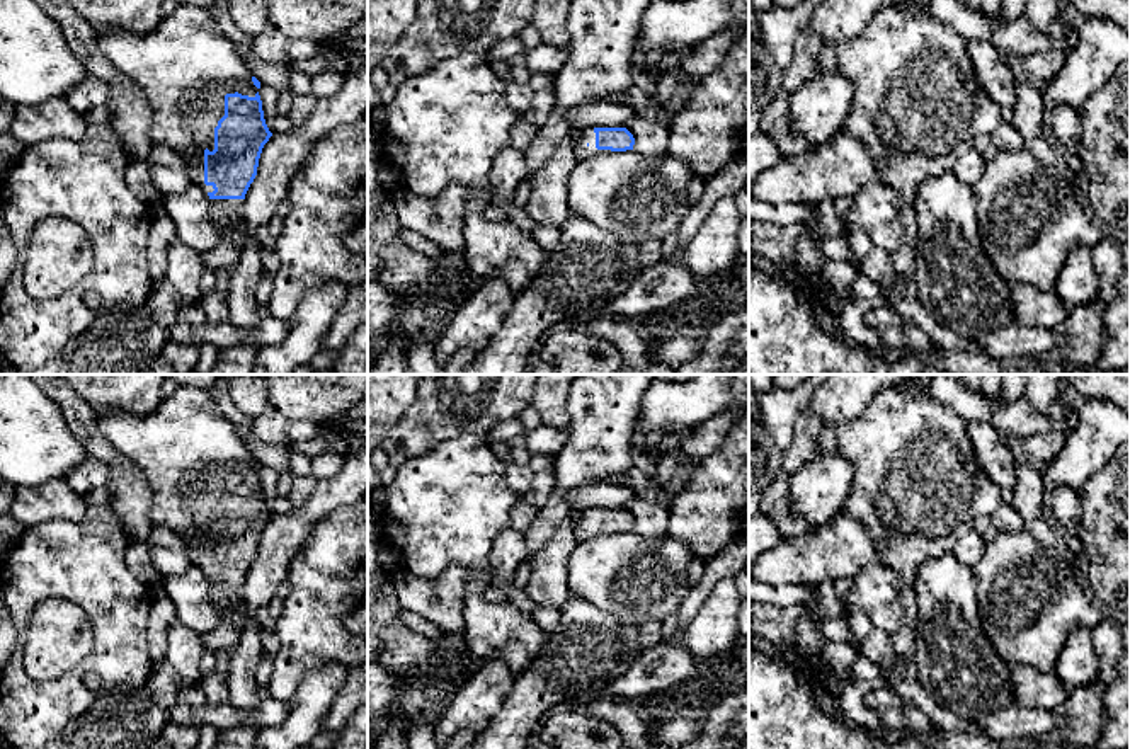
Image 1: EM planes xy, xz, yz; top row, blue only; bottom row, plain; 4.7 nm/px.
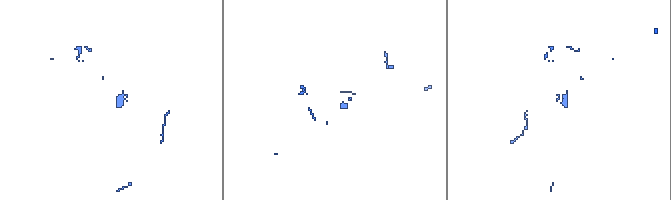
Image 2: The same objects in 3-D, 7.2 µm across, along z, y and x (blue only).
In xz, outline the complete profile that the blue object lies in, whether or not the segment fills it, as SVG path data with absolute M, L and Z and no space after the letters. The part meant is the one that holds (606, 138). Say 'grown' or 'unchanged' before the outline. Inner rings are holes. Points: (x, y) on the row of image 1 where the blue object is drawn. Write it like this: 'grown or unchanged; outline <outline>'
grown; outline M589 128L574 143L575 160L633 150L635 138L626 128Z

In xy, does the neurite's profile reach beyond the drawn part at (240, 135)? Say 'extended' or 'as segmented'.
extended

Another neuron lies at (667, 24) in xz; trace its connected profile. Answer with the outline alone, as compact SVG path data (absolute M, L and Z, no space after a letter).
M652 0L640 20L636 43L648 56L689 49L730 22L732 0Z

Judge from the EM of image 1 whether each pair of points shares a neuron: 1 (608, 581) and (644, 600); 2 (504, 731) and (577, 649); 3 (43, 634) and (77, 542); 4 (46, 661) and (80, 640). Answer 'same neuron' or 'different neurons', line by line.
1: same neuron
2: same neuron
3: different neurons
4: same neuron

